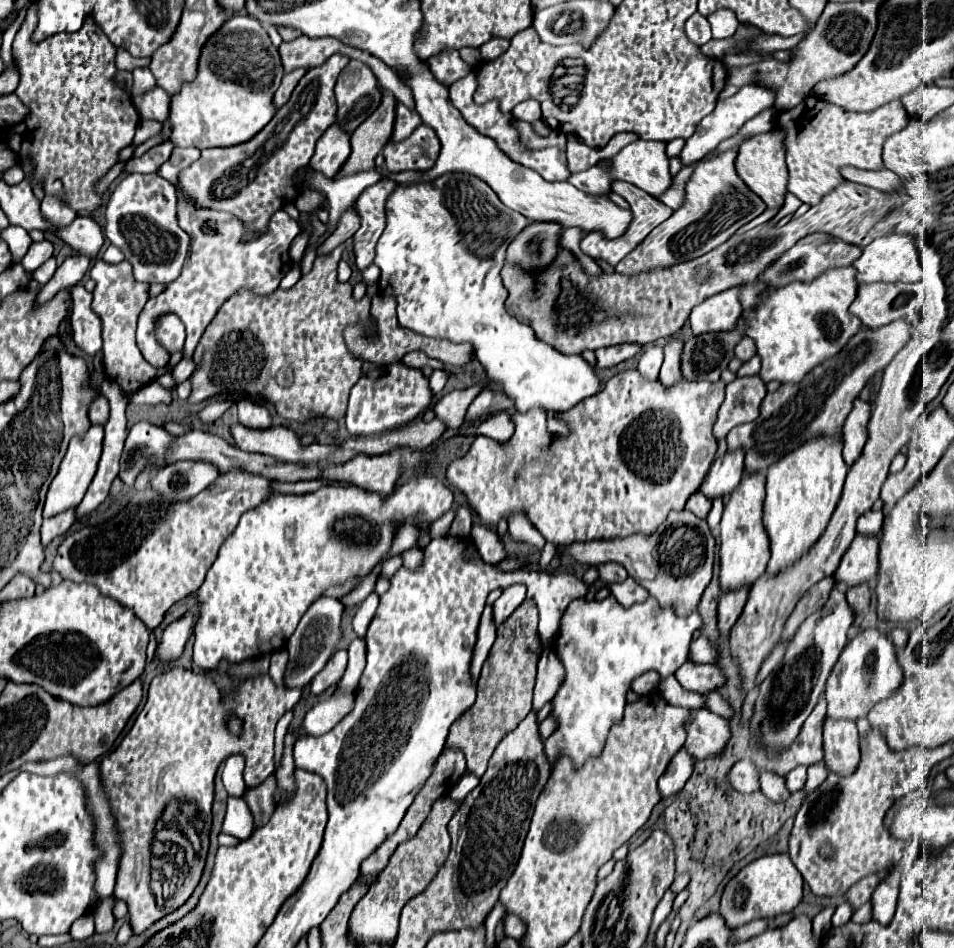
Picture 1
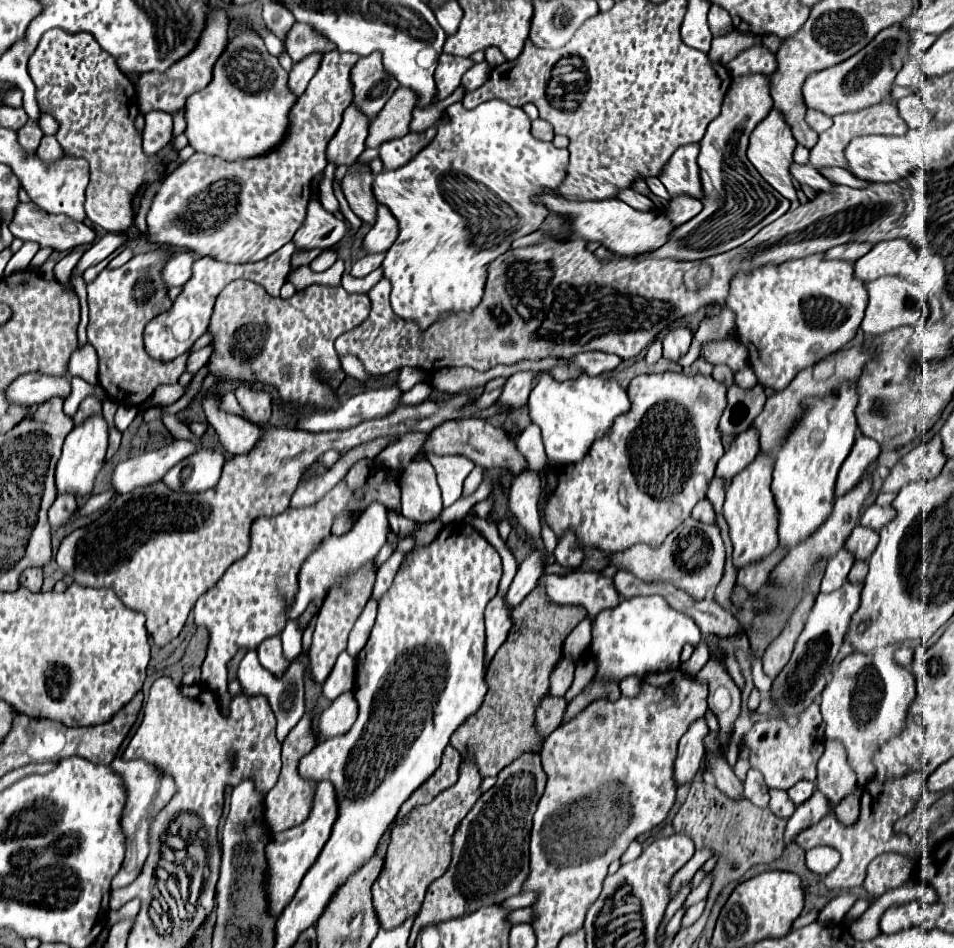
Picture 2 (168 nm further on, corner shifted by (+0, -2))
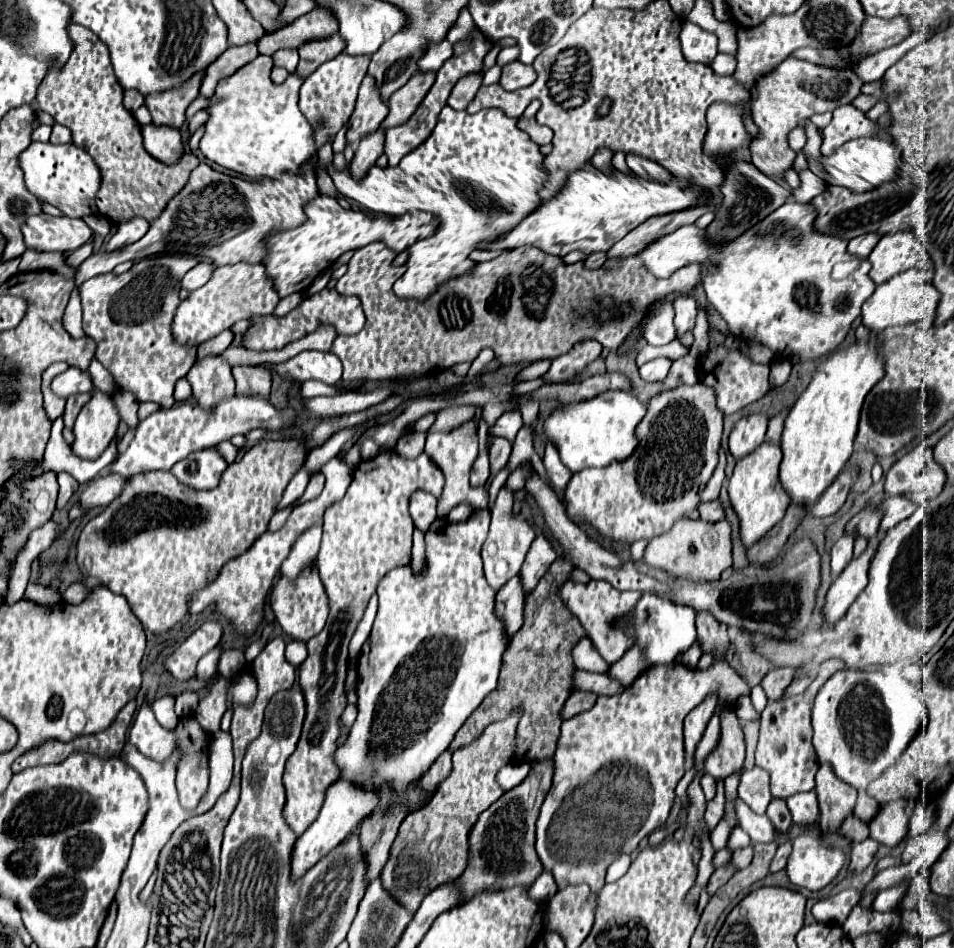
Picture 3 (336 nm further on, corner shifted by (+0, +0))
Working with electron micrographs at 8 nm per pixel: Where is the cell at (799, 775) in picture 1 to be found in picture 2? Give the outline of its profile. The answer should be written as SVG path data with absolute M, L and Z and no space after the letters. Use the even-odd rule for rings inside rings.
M801 781L797 785L793 785L787 793L789 793L789 799L795 803L795 805L801 805L805 803L805 799L809 799L815 791L815 783L809 783L809 781Z

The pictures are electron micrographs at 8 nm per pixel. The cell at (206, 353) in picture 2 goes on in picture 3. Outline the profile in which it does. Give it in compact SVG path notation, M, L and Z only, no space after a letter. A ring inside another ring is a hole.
M223 331L223 333L219 333L217 337L201 343L201 345L197 347L197 361L199 361L201 357L207 357L207 355L219 355L219 353L223 353L223 351L231 345L231 341L233 341L233 333L231 333L231 331Z

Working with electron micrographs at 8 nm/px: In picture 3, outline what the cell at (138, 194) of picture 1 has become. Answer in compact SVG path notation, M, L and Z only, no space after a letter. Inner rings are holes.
M199 261L193 269L189 269L189 273L185 273L185 277L181 279L181 287L187 291L193 291L201 285L205 285L205 281L209 281L211 271L213 271L213 263L209 261Z

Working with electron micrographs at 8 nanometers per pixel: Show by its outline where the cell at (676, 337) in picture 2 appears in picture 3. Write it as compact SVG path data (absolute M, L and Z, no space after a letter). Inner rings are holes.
M683 295L679 297L675 303L675 329L677 329L677 339L681 339L687 331L691 331L695 327L695 319L697 319L697 305L695 299L691 295Z

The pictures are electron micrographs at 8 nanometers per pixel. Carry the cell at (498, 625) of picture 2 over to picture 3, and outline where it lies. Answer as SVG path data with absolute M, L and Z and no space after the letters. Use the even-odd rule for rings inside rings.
M513 577L497 591L495 615L503 621L507 637L511 637L523 625L523 599L525 599L525 593L521 589L519 577Z

